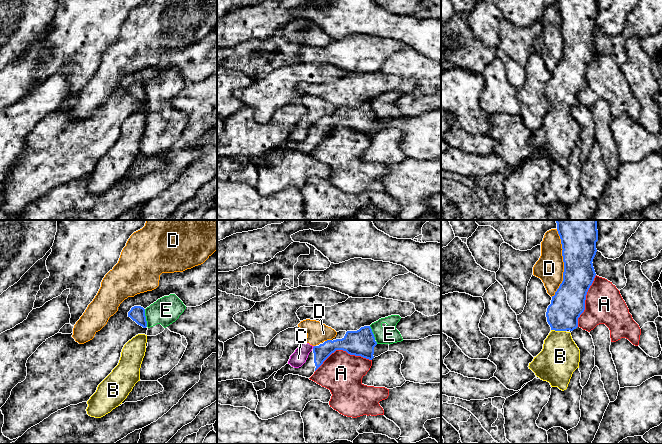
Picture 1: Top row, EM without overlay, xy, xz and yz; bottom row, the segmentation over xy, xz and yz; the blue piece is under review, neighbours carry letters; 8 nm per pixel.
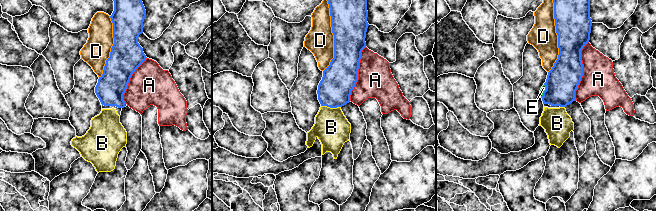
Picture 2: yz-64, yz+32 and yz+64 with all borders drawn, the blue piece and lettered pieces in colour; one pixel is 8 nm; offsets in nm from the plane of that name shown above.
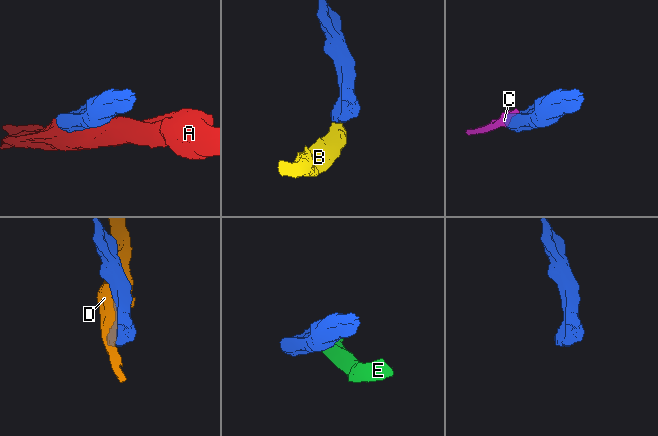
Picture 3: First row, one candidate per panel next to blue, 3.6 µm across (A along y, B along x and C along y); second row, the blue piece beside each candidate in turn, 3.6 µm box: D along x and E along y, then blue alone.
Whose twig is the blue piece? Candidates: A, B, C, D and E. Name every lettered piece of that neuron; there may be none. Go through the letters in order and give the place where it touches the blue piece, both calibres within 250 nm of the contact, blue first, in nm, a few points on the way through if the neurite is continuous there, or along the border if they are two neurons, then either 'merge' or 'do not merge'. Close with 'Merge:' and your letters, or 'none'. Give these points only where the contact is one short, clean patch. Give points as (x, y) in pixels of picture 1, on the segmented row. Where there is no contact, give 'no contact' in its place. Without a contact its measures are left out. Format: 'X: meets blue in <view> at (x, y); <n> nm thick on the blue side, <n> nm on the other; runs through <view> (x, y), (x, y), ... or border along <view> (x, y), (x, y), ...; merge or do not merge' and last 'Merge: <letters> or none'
A: meets blue in xz at (342, 349); 200 nm thick on the blue side, 320 nm on the other; do not merge
B: meets blue in yz at (558, 330); 260 nm thick on the blue side, 320 nm on the other; runs through yz (568, 303), (561, 316), (558, 330), (560, 356); merge
C: meets blue in xz at (313, 347); 120 nm thick on the blue side, 120 nm on the other; border along xz (314, 346), (312, 348); do not merge
D: meets blue in yz at (564, 263); 300 nm thick on the blue side, 220 nm on the other; do not merge
E: meets blue in xy at (145, 318); 130 nm thick on the blue side, 220 nm on the other; do not merge
Merge: B

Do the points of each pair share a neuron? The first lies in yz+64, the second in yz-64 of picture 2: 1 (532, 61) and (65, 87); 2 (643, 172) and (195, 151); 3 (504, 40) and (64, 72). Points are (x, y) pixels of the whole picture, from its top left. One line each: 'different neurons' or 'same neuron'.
1: different neurons
2: different neurons
3: same neuron

